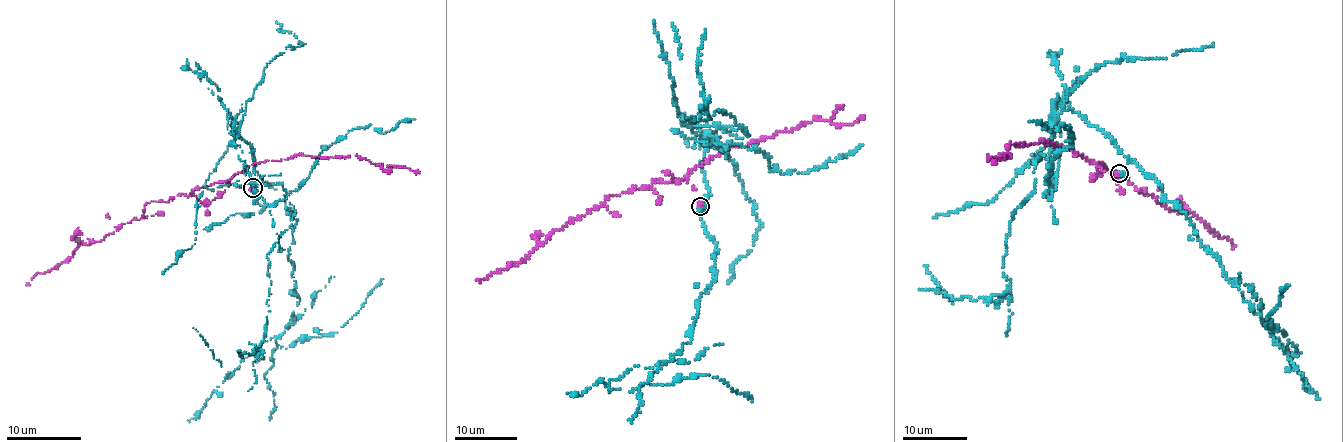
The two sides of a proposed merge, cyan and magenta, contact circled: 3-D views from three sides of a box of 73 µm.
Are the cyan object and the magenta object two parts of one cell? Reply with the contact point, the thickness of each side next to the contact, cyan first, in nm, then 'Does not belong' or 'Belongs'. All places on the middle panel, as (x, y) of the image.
Place: (700, 206). Thickness 380 nm (cyan) against 400 nm. Does not belong

